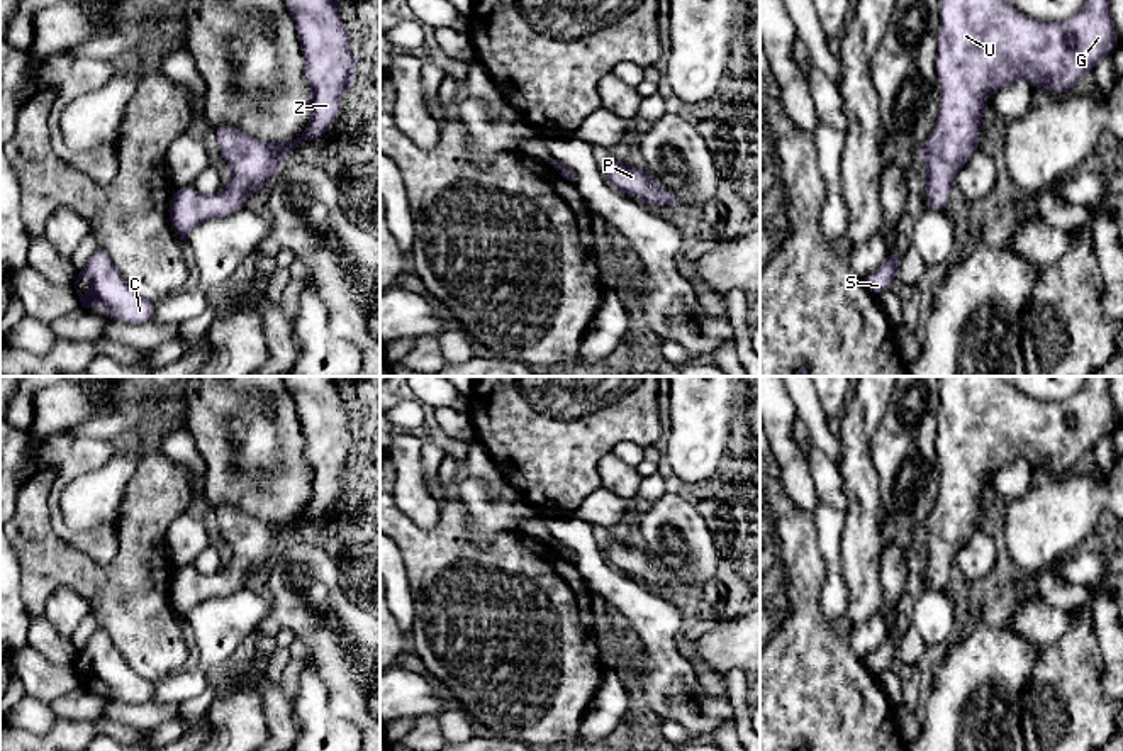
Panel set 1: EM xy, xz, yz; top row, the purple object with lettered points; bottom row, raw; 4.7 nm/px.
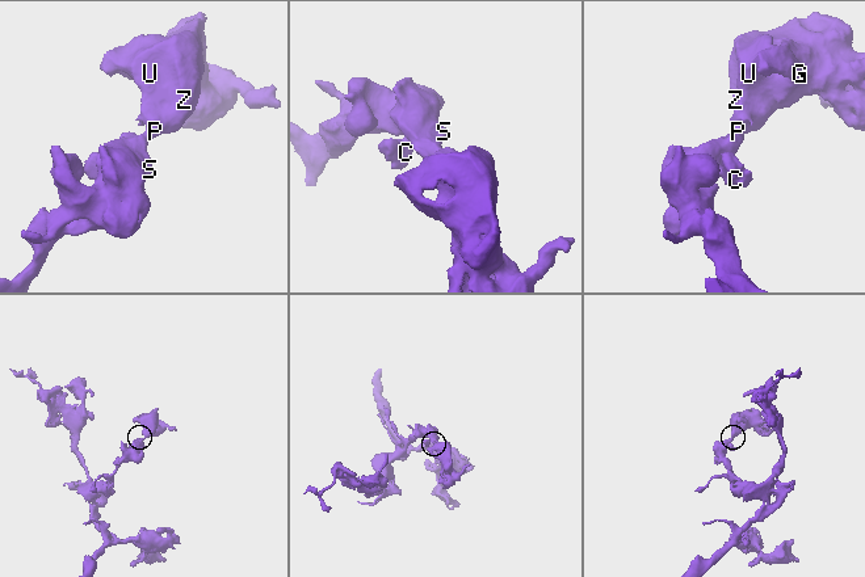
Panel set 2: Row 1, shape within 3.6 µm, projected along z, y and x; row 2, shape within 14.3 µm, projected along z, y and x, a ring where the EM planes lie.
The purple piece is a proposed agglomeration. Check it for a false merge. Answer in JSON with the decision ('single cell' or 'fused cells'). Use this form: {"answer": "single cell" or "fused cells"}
{"answer": "single cell"}

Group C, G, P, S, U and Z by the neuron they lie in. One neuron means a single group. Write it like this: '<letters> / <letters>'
C G P S U Z

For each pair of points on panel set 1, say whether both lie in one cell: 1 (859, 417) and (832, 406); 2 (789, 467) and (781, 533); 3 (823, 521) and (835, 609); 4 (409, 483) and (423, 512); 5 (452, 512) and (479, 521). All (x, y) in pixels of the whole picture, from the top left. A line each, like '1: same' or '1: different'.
1: different
2: different
3: same
4: same
5: different

